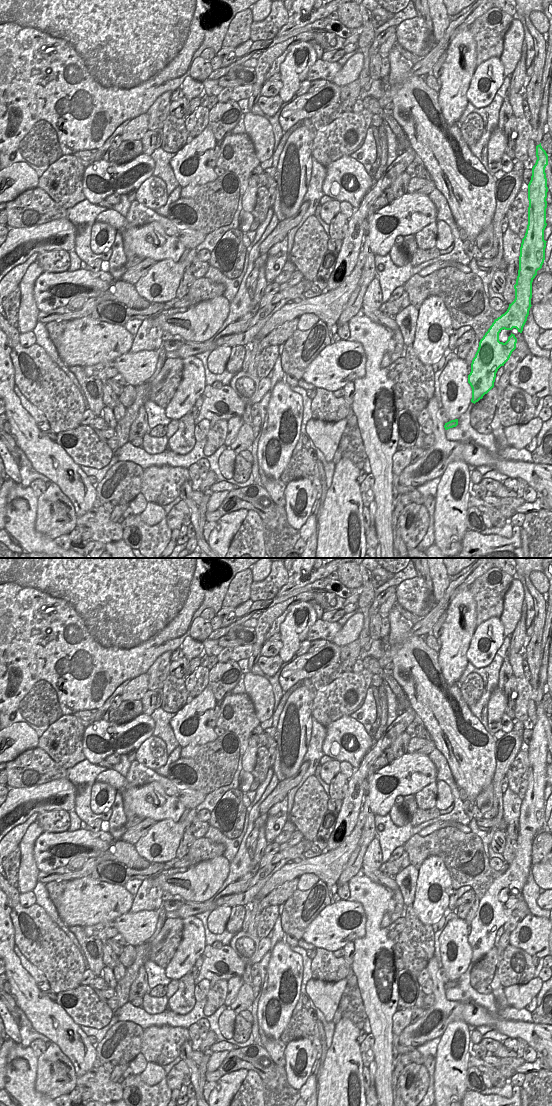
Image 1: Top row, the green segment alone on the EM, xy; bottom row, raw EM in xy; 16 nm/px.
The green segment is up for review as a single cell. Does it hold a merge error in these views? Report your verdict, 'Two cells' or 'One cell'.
One cell

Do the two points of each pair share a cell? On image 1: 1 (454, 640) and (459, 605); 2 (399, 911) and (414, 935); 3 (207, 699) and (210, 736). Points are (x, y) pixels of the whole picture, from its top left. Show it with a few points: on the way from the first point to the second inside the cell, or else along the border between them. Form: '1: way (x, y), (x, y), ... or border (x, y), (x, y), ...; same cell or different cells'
1: way (454, 631), (454, 614); same cell
2: border (406, 907), (404, 917); different cells
3: way (190, 714), (177, 729), (184, 737), (193, 736); same cell

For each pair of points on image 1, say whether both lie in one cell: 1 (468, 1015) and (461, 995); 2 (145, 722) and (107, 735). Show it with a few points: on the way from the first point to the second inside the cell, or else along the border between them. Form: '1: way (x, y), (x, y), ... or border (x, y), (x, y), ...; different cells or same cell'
1: border (444, 990), (449, 1000), (470, 1001), (485, 1009); different cells
2: way (135, 725), (123, 732), (116, 732); same cell

